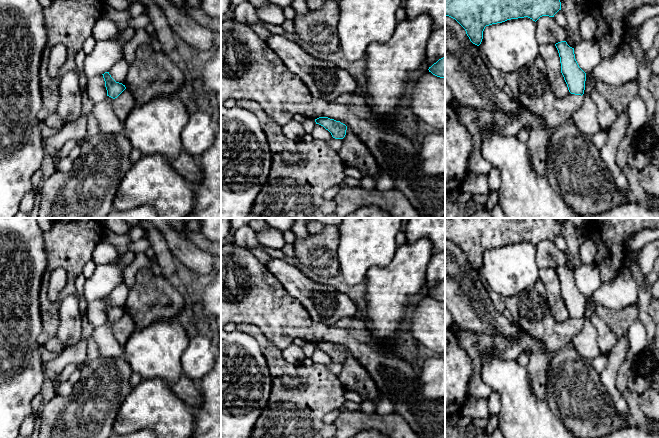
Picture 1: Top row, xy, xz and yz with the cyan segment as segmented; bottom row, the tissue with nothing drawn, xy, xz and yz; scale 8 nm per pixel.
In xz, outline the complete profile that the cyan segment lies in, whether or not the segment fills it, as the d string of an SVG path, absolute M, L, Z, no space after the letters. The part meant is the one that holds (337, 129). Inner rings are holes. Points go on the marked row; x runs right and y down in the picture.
M319 117L315 119L315 122L328 130L335 139L343 139L346 135L347 126L340 121L328 117Z

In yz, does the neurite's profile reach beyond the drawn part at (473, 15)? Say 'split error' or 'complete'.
complete

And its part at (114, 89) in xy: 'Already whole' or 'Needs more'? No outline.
Needs more

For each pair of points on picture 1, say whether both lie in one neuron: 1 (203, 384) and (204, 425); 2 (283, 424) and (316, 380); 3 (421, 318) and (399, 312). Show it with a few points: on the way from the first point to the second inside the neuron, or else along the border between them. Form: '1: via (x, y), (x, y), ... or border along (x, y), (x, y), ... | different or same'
1: via (208, 394), (208, 415) | same
2: via (294, 413), (316, 391) | same
3: border along (407, 319), (403, 332) | different

